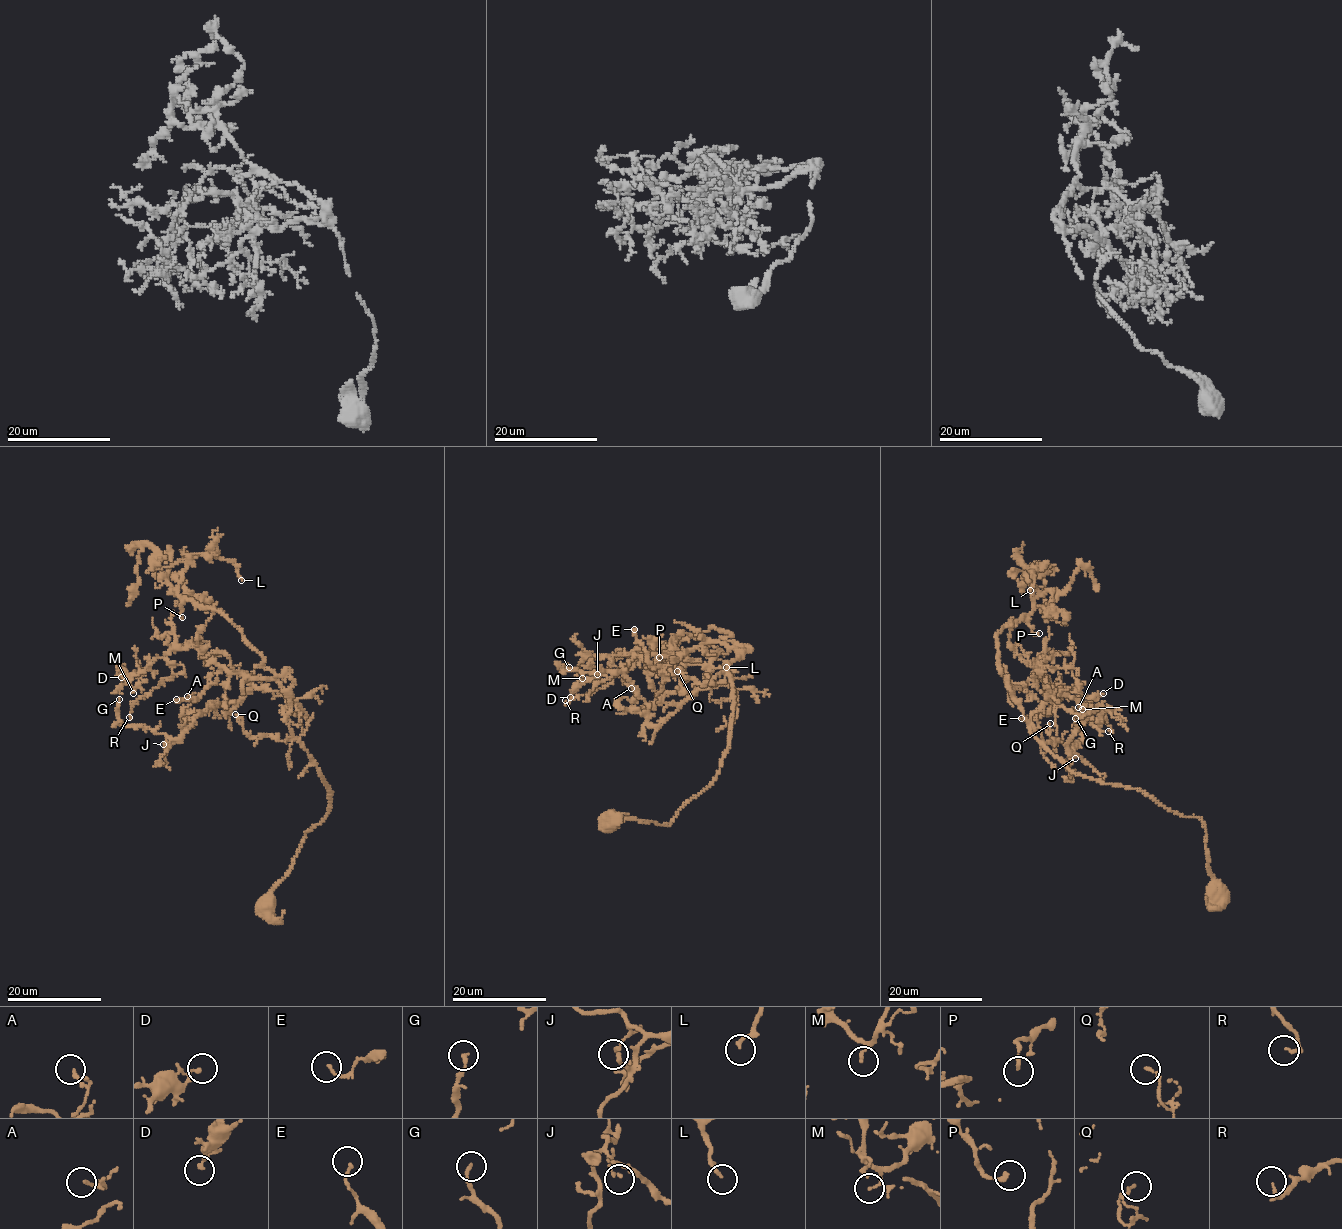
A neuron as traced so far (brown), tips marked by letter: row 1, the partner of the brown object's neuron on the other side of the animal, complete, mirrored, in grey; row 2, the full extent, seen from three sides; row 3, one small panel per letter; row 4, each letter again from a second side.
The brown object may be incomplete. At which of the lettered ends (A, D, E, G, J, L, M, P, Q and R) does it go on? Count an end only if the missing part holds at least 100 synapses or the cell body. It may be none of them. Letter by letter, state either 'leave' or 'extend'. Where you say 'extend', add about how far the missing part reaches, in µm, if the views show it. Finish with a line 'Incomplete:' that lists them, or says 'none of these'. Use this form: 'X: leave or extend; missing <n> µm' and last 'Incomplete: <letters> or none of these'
A: leave
D: leave
E: leave
G: leave
J: leave
L: leave
M: leave
P: leave
Q: leave
R: leave
Incomplete: none of these

